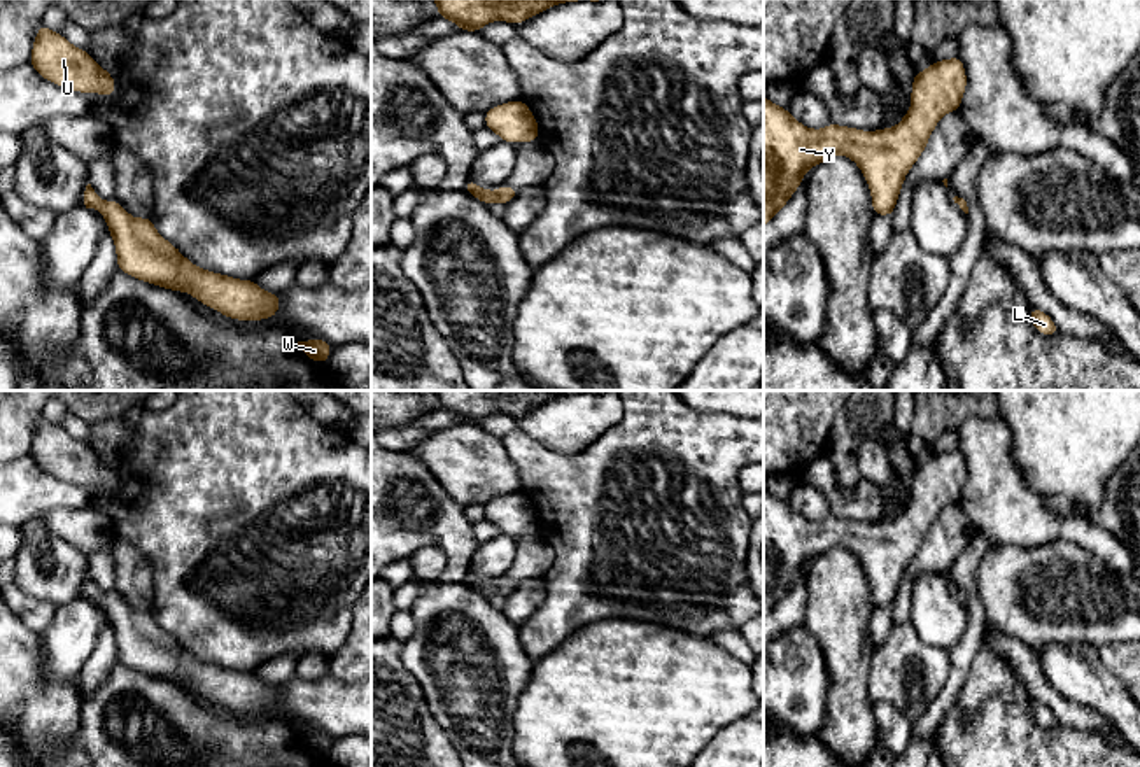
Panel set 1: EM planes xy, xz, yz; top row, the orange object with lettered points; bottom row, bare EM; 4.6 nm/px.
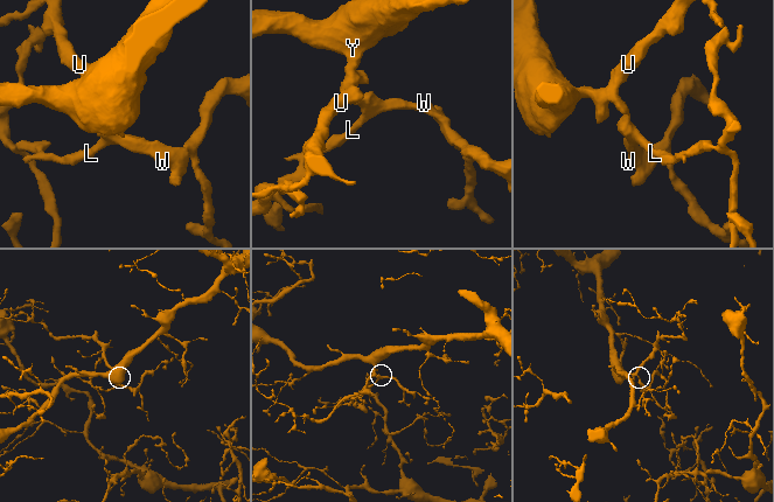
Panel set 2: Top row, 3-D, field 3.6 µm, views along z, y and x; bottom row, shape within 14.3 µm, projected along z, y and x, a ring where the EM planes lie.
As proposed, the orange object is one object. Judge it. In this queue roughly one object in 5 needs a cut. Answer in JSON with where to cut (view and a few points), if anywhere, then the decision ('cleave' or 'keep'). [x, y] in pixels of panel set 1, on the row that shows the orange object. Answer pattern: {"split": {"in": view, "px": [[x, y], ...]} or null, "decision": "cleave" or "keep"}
{"split": null, "decision": "keep"}

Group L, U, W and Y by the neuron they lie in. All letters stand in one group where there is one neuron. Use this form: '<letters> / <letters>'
L U W Y

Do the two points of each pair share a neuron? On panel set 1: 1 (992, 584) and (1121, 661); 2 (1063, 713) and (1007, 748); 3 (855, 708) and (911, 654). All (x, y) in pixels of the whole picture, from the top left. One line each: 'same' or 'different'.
1: different
2: different
3: different

